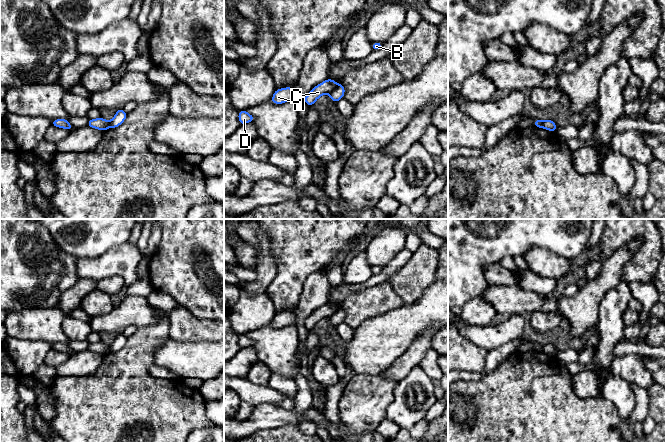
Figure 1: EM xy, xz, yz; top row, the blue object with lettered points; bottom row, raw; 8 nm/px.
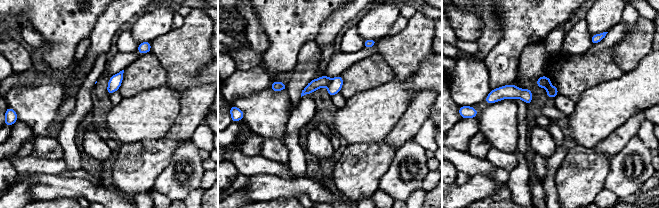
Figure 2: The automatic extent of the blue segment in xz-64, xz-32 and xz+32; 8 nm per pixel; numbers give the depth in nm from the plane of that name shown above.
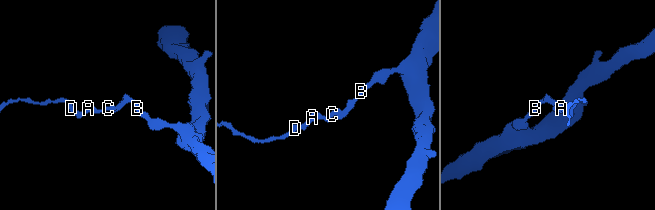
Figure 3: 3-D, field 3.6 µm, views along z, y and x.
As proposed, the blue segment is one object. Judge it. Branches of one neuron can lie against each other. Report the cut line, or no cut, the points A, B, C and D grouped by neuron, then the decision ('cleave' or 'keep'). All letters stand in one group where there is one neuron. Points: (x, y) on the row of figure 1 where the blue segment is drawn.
cut xz (338, 84), (329, 94); groups A C D / B; cleave

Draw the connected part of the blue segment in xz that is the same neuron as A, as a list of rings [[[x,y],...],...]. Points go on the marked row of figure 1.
[[[285,87],[275,90],[271,100],[273,104],[277,105],[289,101],[296,102],[297,96],[293,87]]]

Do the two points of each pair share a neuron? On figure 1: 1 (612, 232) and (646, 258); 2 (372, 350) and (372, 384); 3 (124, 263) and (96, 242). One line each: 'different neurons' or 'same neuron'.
1: same neuron
2: different neurons
3: different neurons

